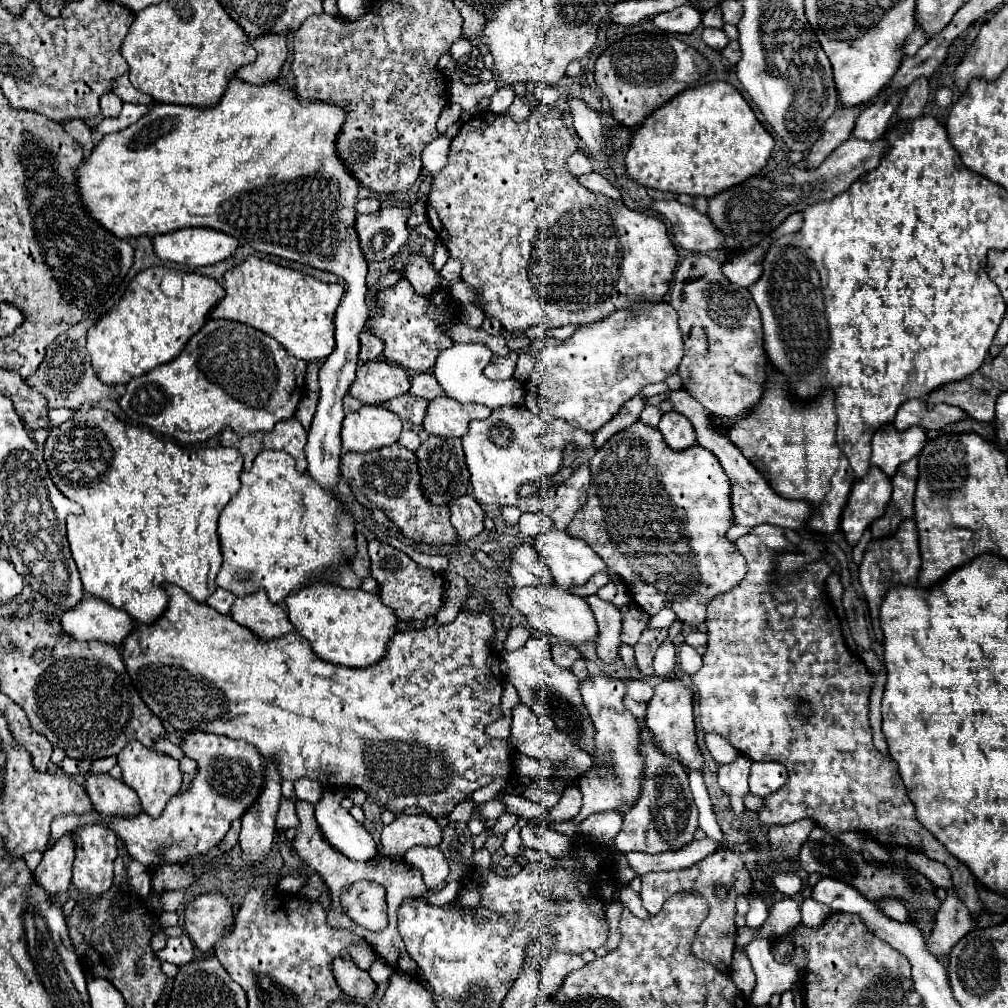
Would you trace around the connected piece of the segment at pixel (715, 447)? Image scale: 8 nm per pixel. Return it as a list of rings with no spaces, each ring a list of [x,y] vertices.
[[[676,390],[676,392],[668,392],[668,400],[674,404],[674,410],[684,414],[696,430],[698,436],[698,444],[706,450],[710,450],[722,464],[724,472],[728,474],[728,478],[732,480],[732,510],[734,510],[734,524],[744,524],[744,526],[758,526],[758,524],[774,524],[780,528],[792,528],[792,530],[802,530],[810,518],[810,502],[804,500],[786,500],[782,498],[768,482],[766,478],[740,454],[740,450],[732,444],[732,440],[714,430],[714,426],[710,424],[708,412],[704,410],[704,406],[694,400],[686,390]]]

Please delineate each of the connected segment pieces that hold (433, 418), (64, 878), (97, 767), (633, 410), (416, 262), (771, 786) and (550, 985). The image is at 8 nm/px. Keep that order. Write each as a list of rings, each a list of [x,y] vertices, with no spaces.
[[[440,396],[428,404],[424,430],[442,438],[462,438],[470,420],[488,418],[490,412],[492,410],[482,404],[460,404],[448,396]]]
[[[66,834],[50,850],[46,850],[42,862],[34,872],[36,882],[46,892],[50,892],[50,896],[66,892],[72,880],[72,862],[74,862],[74,840],[70,838],[70,834]]]
[[[110,756],[110,758],[100,758],[100,760],[94,760],[92,766],[90,766],[90,772],[96,772],[96,774],[108,774],[112,768],[114,768],[116,760]]]
[[[634,396],[632,400],[628,400],[620,412],[606,424],[602,426],[598,432],[594,432],[594,444],[596,448],[600,448],[610,436],[614,436],[618,430],[624,430],[626,426],[632,426],[634,422],[640,420],[640,412],[646,406],[646,398],[644,396]]]
[[[412,254],[404,268],[404,278],[414,286],[418,294],[432,294],[440,284],[440,274],[434,270],[426,256]]]
[[[752,762],[750,768],[750,794],[766,798],[768,794],[776,792],[780,786],[786,784],[786,768],[776,762]]]
[[[552,954],[546,960],[546,966],[540,970],[540,990],[542,994],[538,996],[538,1002],[546,1002],[552,996],[556,996],[556,992],[562,988],[566,974],[570,974],[572,970],[580,970],[584,966],[584,960],[580,956],[572,956],[572,954]]]

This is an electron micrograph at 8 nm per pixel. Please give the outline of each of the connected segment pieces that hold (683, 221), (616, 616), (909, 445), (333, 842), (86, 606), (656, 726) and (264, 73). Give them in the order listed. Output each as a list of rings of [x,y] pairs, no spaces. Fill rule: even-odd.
[[[676,200],[650,202],[650,208],[664,214],[672,222],[676,242],[696,254],[708,254],[712,250],[726,248],[722,232],[710,222],[708,216],[700,214],[696,208],[684,206]]]
[[[596,594],[592,596],[586,596],[584,598],[590,606],[590,610],[594,612],[596,616],[596,622],[598,622],[598,638],[594,640],[596,644],[596,654],[598,658],[604,662],[604,664],[614,664],[620,654],[618,654],[618,648],[620,648],[620,630],[622,630],[622,612],[612,606],[610,602],[604,602],[600,600]]]
[[[892,424],[882,426],[872,436],[872,466],[878,466],[888,478],[892,478],[902,462],[918,456],[926,444],[926,432],[918,426],[906,432],[896,430]]]
[[[328,790],[316,804],[316,822],[324,840],[354,862],[372,860],[378,852],[370,832],[356,822],[346,808],[340,806],[342,790]]]
[[[86,596],[74,610],[66,612],[60,618],[60,624],[62,630],[78,642],[98,640],[114,648],[120,648],[124,638],[134,630],[134,620],[126,612],[108,606],[94,596]]]
[[[666,678],[662,680],[654,696],[648,704],[646,714],[646,728],[652,732],[652,738],[656,746],[662,750],[662,754],[678,760],[686,770],[702,770],[704,758],[696,746],[696,730],[694,730],[694,714],[692,714],[692,692],[682,684],[682,680]]]
[[[268,34],[252,40],[254,50],[258,52],[256,62],[242,66],[236,76],[248,84],[262,86],[266,82],[276,82],[280,78],[280,70],[288,56],[286,36],[284,34]]]

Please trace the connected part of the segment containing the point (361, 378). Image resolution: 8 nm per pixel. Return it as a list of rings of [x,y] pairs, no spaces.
[[[372,360],[358,368],[350,394],[364,404],[382,404],[410,390],[408,372],[396,362]]]

